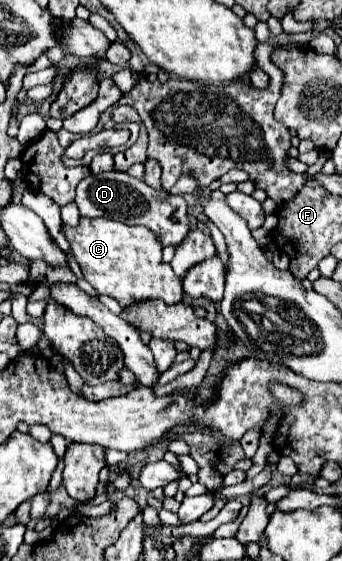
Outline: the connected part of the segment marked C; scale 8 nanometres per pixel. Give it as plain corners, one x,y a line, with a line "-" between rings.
81,218
77,228
63,226
63,232
85,280
97,288
99,294
115,298
123,308
155,298
165,304
183,300
181,278
173,274
171,264
161,260
161,242
157,242
157,236
145,226
127,226
111,218

